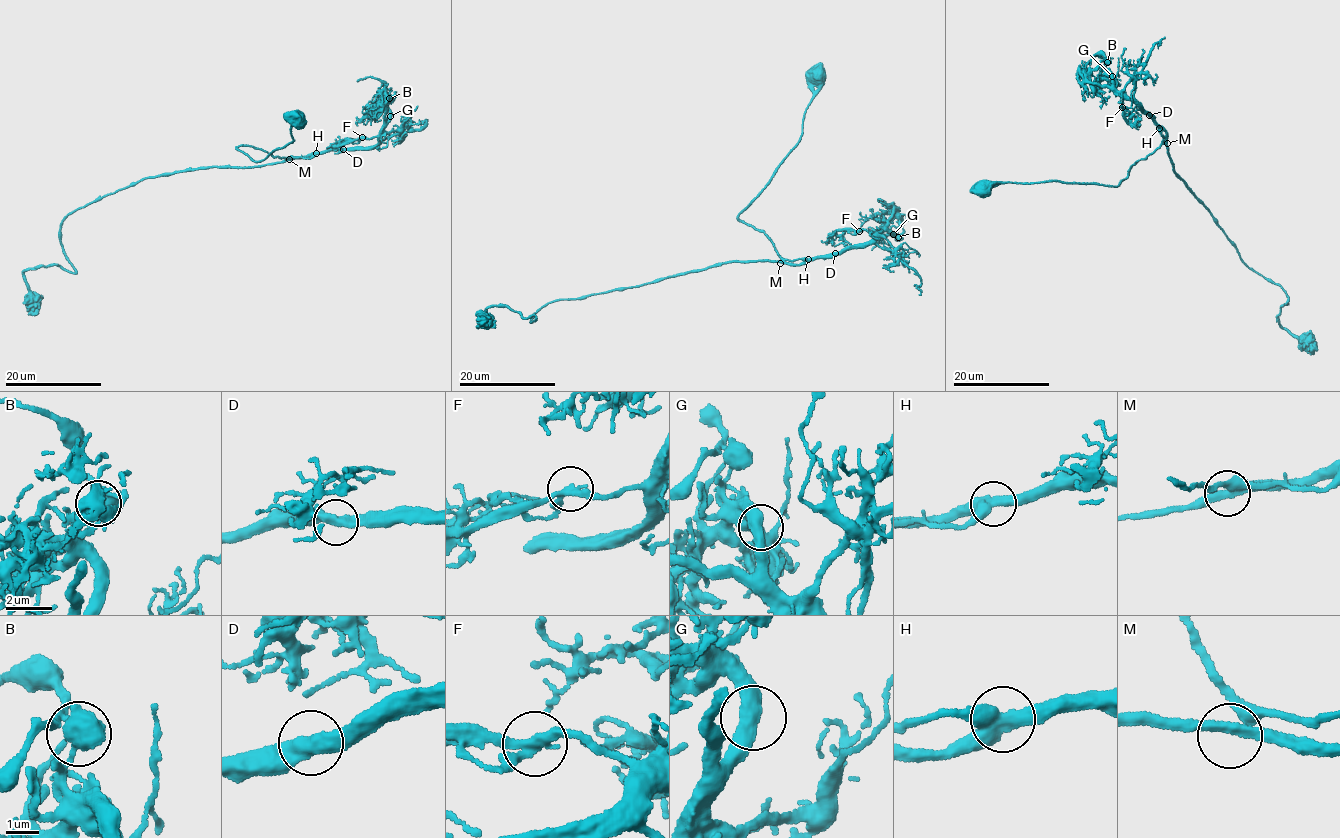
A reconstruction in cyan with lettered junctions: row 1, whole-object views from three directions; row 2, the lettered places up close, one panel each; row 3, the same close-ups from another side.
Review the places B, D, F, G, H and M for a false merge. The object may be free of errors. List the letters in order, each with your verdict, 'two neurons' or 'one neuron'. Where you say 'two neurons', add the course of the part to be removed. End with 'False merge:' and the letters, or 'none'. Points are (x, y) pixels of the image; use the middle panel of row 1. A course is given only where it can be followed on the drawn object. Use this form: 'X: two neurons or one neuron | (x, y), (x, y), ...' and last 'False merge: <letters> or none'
B: two neurons | (897, 237), (892, 232), (881, 237), (871, 249)
D: one neuron
F: one neuron
G: one neuron
H: one neuron
M: one neuron
False merge: B

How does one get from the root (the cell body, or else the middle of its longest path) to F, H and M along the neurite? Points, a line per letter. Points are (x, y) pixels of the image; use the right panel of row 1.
F: (983, 187), (1054, 180), (1118, 185), (1130, 166), (1154, 153), (1163, 138), (1138, 102), (1124, 99), (1122, 107)
H: (983, 187), (1054, 180), (1115, 187), (1136, 160), (1145, 159), (1159, 147), (1163, 138), (1159, 128)
M: (983, 187), (1008, 182), (1054, 180), (1115, 187), (1127, 177), (1136, 160), (1145, 159), (1161, 144), (1167, 143)

